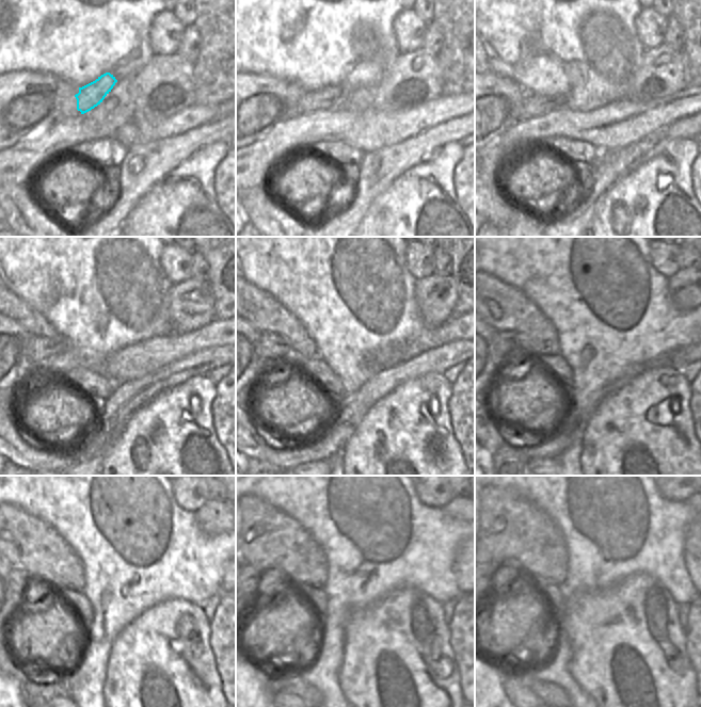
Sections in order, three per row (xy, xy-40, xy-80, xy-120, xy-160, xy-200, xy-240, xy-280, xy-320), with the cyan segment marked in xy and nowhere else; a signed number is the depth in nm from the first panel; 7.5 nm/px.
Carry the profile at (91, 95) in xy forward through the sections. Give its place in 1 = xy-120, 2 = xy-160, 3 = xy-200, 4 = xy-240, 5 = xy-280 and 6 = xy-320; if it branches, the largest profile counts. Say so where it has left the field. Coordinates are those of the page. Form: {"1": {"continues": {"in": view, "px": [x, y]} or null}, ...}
{"1": {"continues": {"in": "xy-120", "px": [43, 348]}}, "2": {"continues": {"in": "xy-160", "px": [273, 347]}}, "3": {"continues": {"in": "xy-200", "px": [508, 350]}}, "4": {"continues": {"in": "xy-240", "px": [20, 581]}}, "5": {"continues": {"in": "xy-280", "px": [257, 579]}}, "6": {"continues": {"in": "xy-320", "px": [496, 574]}}}

